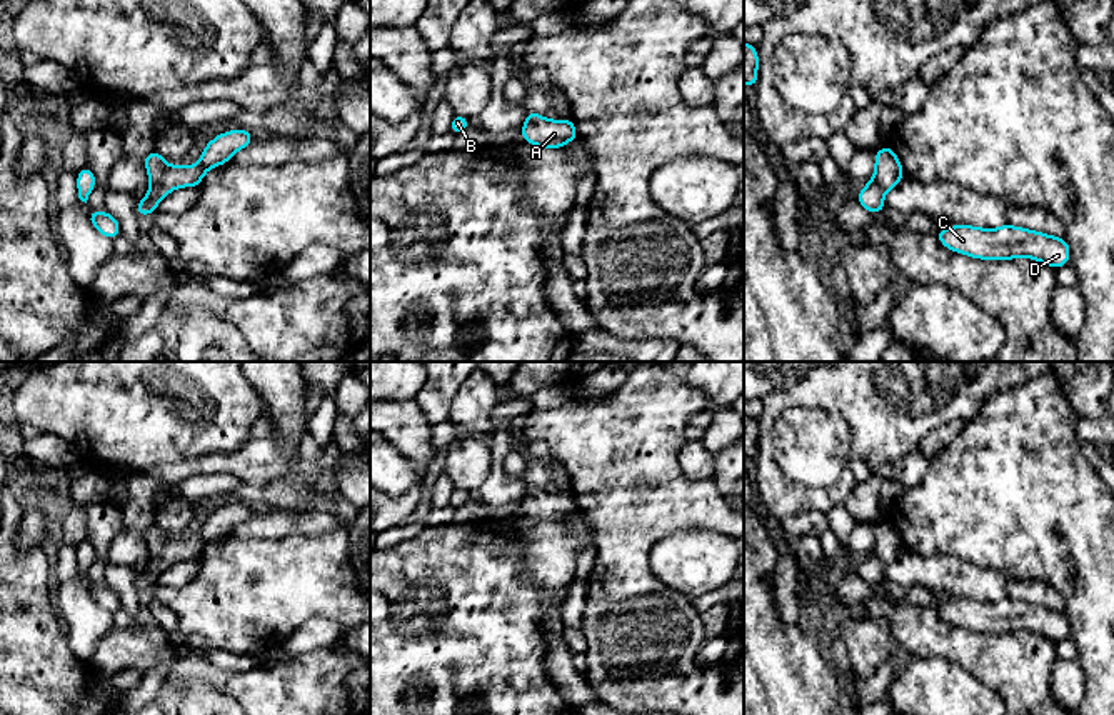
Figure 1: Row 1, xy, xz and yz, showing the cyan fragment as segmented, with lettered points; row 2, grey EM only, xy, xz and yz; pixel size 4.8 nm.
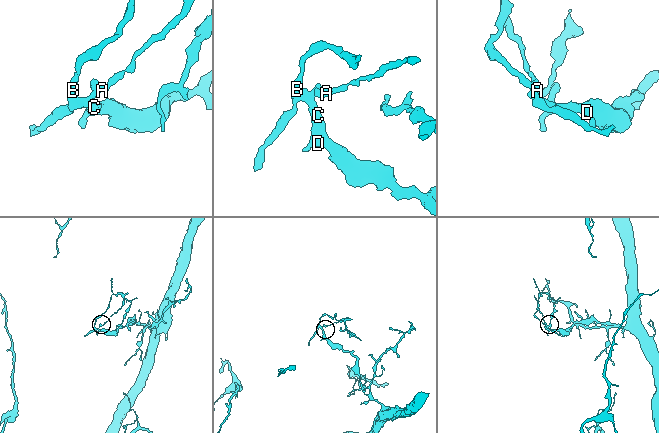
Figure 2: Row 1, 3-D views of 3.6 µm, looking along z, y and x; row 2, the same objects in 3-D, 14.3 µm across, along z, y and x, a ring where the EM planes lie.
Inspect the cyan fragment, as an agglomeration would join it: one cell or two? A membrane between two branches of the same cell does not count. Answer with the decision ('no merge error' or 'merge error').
merge error

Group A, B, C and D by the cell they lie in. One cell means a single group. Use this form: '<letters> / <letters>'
A / B C D

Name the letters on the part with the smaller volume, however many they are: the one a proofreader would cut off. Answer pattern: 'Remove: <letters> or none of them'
Remove: A

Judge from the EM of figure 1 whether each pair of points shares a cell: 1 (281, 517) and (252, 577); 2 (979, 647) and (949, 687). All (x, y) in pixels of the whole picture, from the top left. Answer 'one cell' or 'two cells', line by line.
1: two cells
2: two cells

